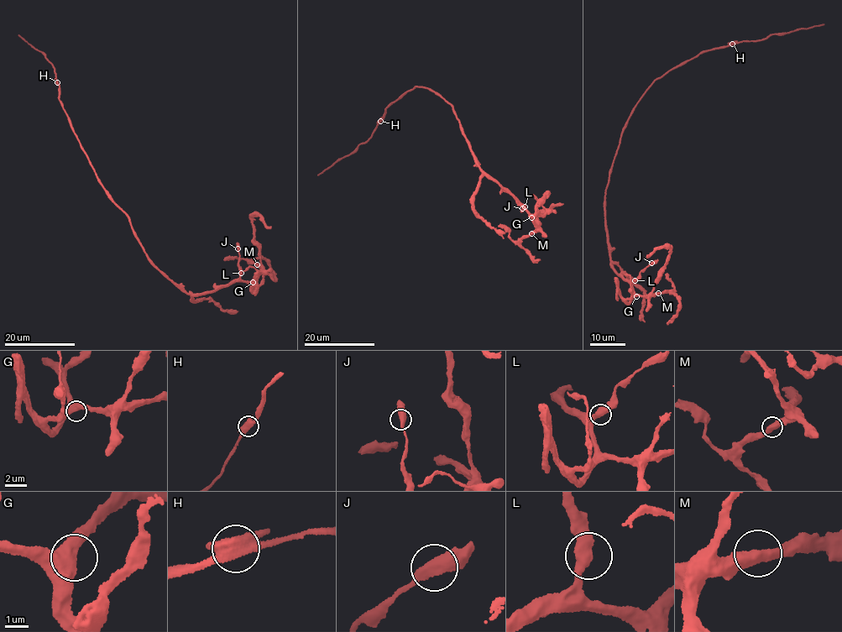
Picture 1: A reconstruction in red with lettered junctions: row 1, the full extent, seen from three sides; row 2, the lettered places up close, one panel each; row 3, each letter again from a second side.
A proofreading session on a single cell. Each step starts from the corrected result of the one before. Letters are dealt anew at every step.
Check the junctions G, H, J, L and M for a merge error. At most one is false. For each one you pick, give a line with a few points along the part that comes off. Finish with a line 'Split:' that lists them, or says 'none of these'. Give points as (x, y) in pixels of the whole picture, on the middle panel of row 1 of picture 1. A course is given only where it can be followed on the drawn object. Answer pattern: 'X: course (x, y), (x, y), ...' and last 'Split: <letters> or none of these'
Split: none of these

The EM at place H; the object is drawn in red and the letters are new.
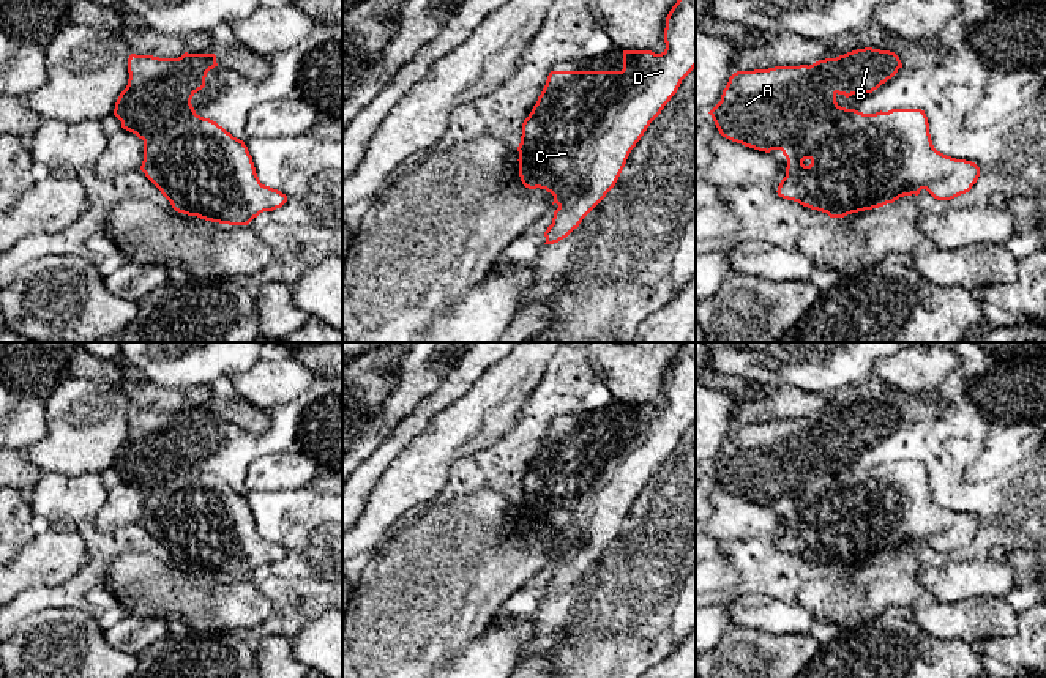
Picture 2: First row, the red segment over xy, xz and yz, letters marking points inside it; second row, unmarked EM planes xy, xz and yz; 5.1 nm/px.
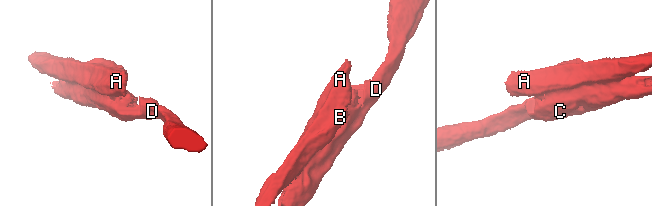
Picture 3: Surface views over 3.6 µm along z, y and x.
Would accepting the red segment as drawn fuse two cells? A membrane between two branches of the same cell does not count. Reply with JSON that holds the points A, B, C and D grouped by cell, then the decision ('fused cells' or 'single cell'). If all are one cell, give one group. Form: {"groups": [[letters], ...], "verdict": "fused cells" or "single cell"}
{"groups": [["A", "B", "C", "D"]], "verdict": "single cell"}

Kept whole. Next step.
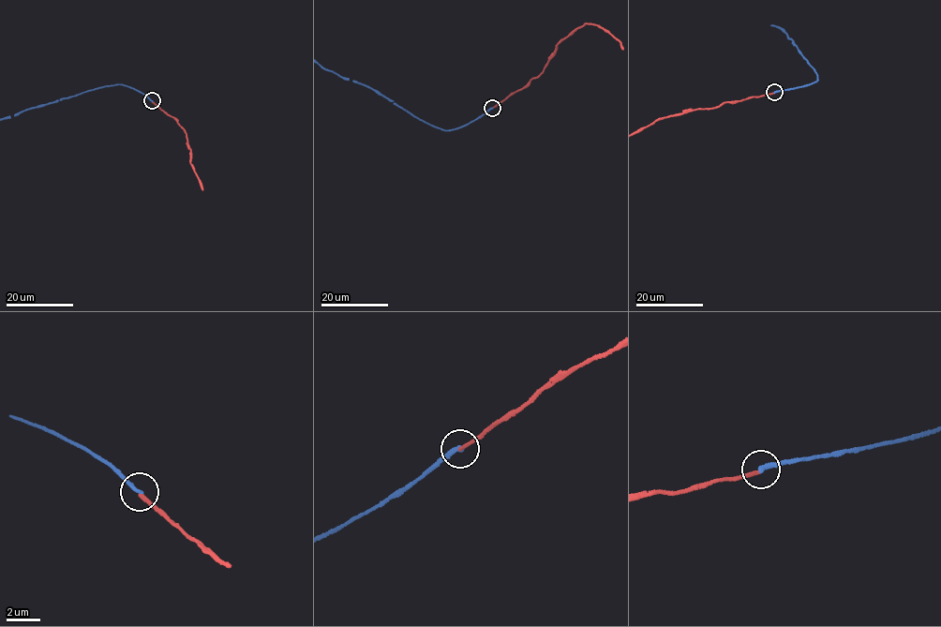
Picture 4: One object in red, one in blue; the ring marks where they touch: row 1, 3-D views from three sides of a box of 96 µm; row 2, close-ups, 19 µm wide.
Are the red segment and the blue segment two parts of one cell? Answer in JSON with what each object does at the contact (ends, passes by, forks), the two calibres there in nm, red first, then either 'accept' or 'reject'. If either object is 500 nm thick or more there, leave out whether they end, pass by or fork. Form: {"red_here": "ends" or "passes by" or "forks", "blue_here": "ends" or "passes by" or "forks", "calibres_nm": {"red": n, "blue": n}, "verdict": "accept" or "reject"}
{"red_here": "ends", "blue_here": "ends", "calibres_nm": {"red": 190, "blue": 240}, "verdict": "reject"}

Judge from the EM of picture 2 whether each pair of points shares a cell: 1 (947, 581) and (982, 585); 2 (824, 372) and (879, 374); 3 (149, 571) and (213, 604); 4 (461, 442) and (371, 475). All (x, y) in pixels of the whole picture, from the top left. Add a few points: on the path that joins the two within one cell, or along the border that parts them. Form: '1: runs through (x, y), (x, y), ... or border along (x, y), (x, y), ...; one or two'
1: runs through (955, 581), (974, 581); one
2: border along (881, 358), (874, 366), (873, 379); two
3: runs through (164, 587), (179, 596), (197, 603); one
4: border along (409, 442), (385, 469), (365, 502); two

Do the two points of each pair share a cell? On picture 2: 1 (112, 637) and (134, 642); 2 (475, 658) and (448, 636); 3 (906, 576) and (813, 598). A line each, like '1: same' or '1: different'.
1: same
2: different
3: same

